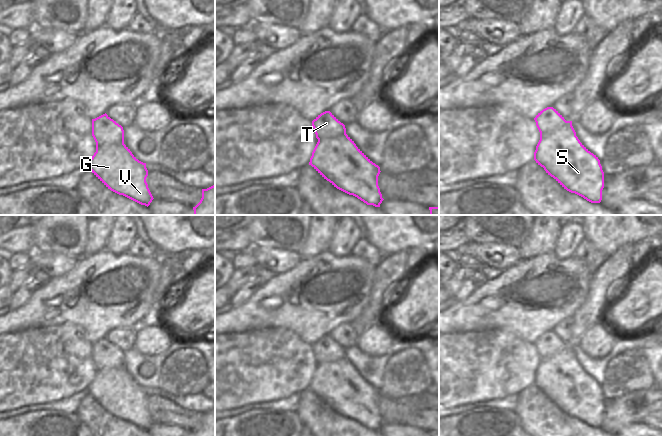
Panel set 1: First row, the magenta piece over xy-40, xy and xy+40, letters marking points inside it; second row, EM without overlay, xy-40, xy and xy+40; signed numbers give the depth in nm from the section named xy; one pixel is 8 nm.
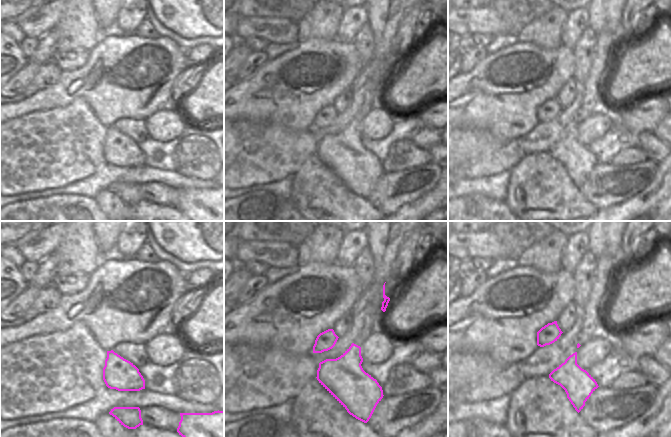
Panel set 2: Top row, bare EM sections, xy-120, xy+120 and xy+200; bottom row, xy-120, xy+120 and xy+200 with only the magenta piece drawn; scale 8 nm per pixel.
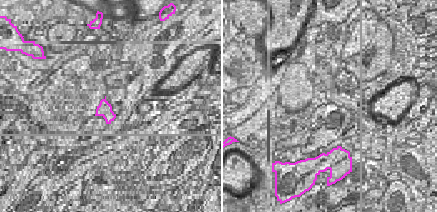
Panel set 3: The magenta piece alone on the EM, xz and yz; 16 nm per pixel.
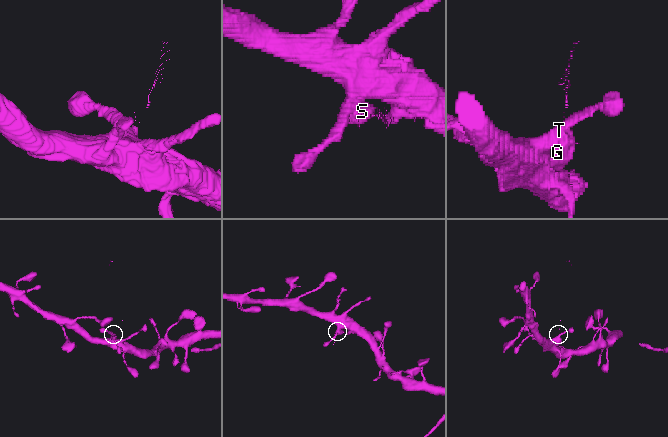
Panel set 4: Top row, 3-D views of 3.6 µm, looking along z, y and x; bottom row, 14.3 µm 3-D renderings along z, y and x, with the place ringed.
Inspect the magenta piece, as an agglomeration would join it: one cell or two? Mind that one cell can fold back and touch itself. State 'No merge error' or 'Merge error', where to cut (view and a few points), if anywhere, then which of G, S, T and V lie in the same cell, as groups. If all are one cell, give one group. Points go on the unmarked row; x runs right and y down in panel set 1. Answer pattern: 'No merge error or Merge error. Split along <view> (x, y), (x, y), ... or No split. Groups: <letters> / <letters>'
Merge error. Split along xy+40 (566, 345), (558, 352), (540, 359). Groups: G S V / T.

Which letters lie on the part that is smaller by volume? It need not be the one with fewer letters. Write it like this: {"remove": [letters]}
{"remove": ["G", "S", "V"]}

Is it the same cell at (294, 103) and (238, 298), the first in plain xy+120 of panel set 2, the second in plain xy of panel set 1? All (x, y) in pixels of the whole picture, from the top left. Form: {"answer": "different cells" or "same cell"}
{"answer": "different cells"}

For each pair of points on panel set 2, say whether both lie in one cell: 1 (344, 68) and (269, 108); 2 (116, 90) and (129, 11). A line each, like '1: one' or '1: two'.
1: one
2: two

